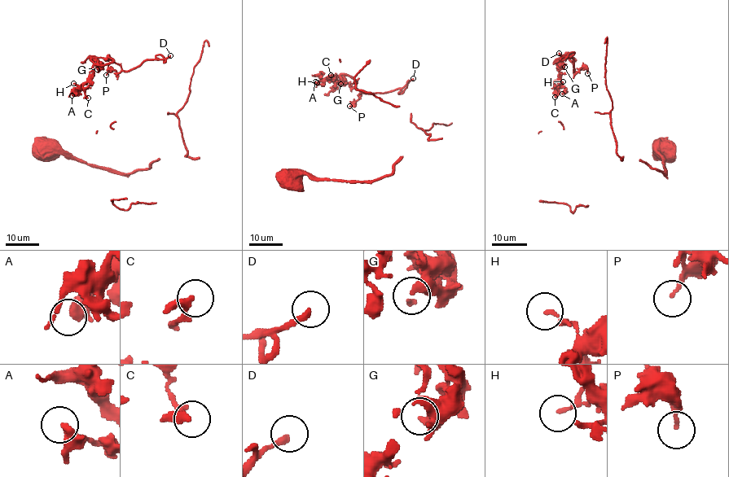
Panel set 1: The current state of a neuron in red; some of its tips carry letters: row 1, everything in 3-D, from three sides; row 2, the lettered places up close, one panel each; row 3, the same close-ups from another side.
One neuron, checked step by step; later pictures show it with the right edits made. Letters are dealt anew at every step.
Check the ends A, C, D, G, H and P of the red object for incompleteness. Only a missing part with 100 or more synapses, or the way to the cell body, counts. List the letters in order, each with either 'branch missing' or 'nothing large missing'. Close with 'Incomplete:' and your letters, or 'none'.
A: nothing large missing
C: nothing large missing
D: nothing large missing
G: branch missing
H: nothing large missing
P: nothing large missing
Incomplete: G

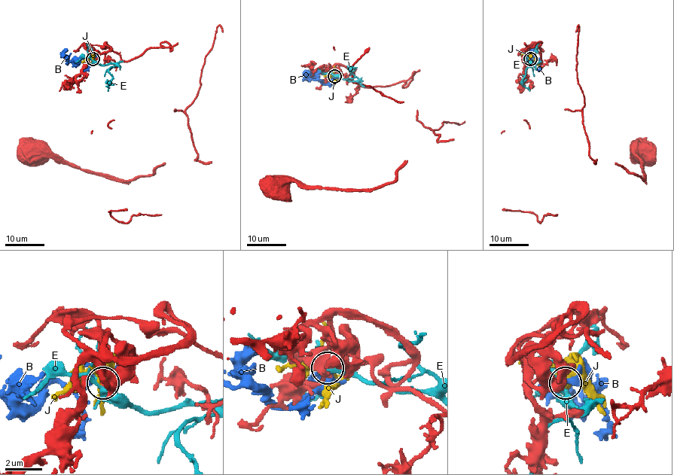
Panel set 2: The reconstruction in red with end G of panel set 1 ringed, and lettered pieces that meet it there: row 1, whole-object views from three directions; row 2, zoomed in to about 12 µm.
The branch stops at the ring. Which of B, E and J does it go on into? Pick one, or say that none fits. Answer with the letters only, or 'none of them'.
B

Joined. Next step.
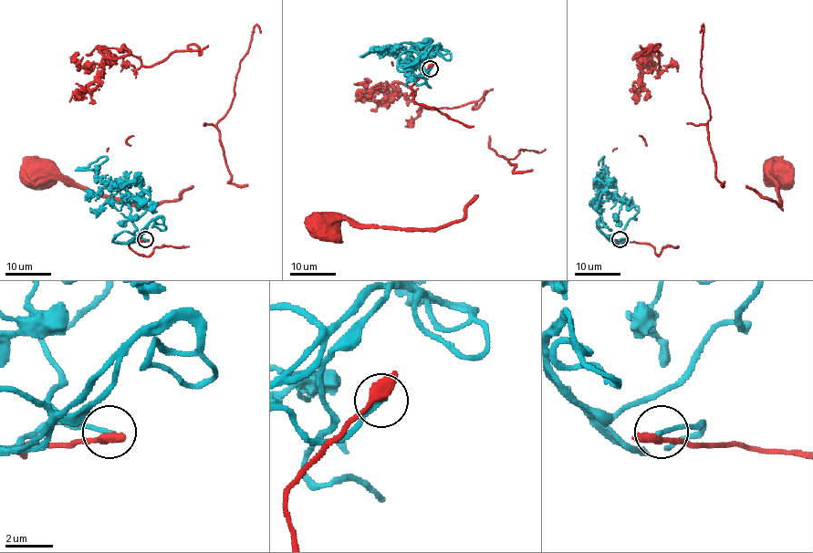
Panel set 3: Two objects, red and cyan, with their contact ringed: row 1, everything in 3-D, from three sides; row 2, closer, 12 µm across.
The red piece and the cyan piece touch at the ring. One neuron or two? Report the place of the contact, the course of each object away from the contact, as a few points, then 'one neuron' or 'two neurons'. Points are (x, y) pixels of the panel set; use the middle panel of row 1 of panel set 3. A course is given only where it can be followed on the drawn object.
at (430, 68); red runs (431, 67), (413, 100), (472, 127), (512, 173), (463, 218), (432, 228), (344, 219), (326, 228); cyan runs (431, 68), (397, 67), (419, 58), (415, 82), (430, 87), (427, 54), (374, 51), (391, 50), (383, 46); one neuron

